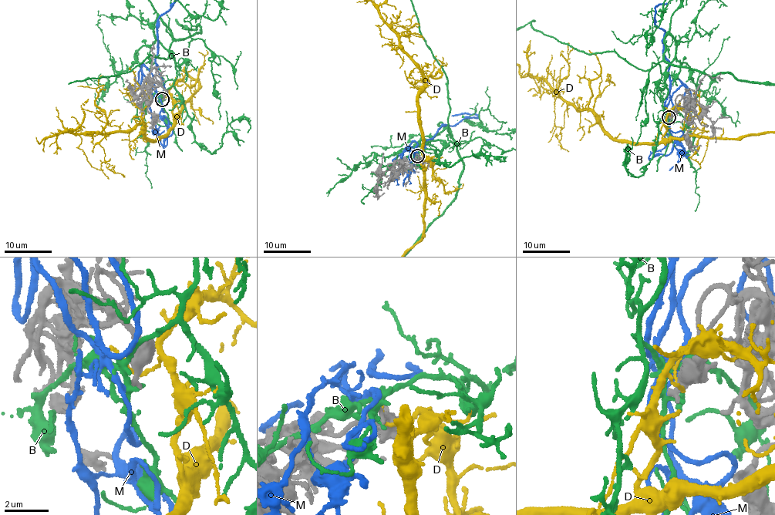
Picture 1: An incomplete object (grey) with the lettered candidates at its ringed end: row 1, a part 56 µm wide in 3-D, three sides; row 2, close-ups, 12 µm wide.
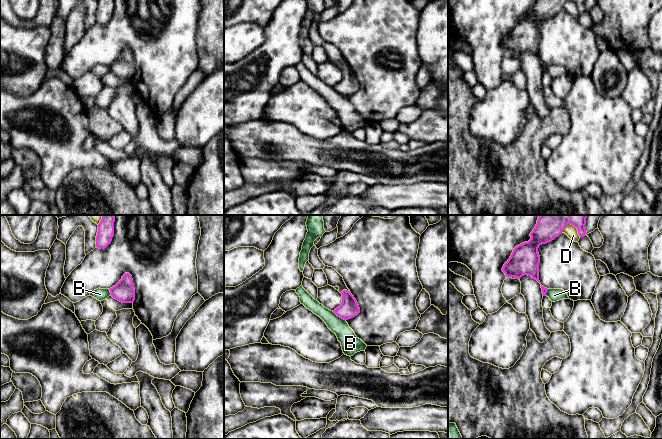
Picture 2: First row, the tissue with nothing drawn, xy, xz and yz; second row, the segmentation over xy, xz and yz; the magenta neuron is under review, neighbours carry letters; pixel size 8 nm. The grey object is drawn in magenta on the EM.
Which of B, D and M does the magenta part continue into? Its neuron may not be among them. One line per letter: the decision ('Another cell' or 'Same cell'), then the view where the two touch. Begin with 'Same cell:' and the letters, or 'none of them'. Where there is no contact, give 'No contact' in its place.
Same cell: M
B: Another cell. Touches magenta in xz
D: Another cell. Touches magenta in yz
M: Same cell. No contact

